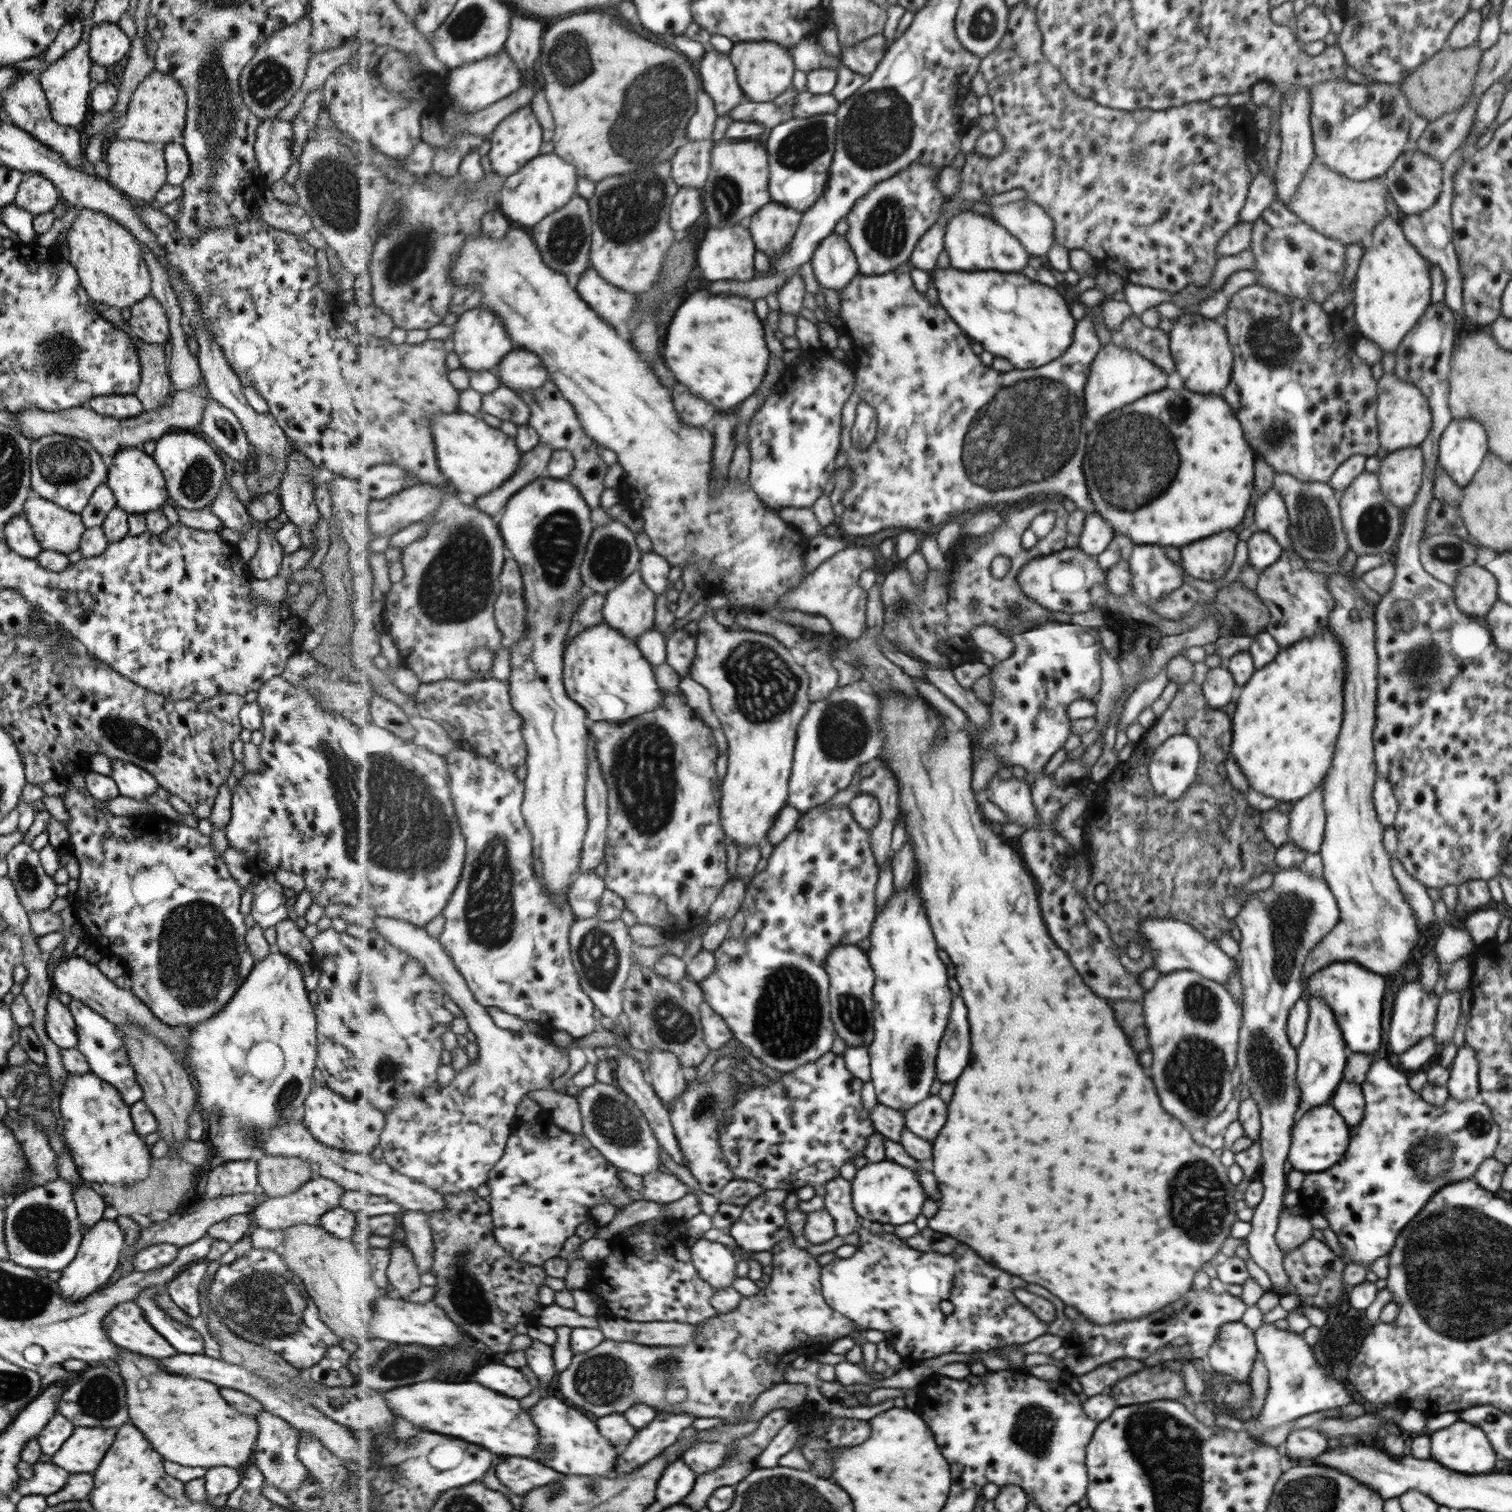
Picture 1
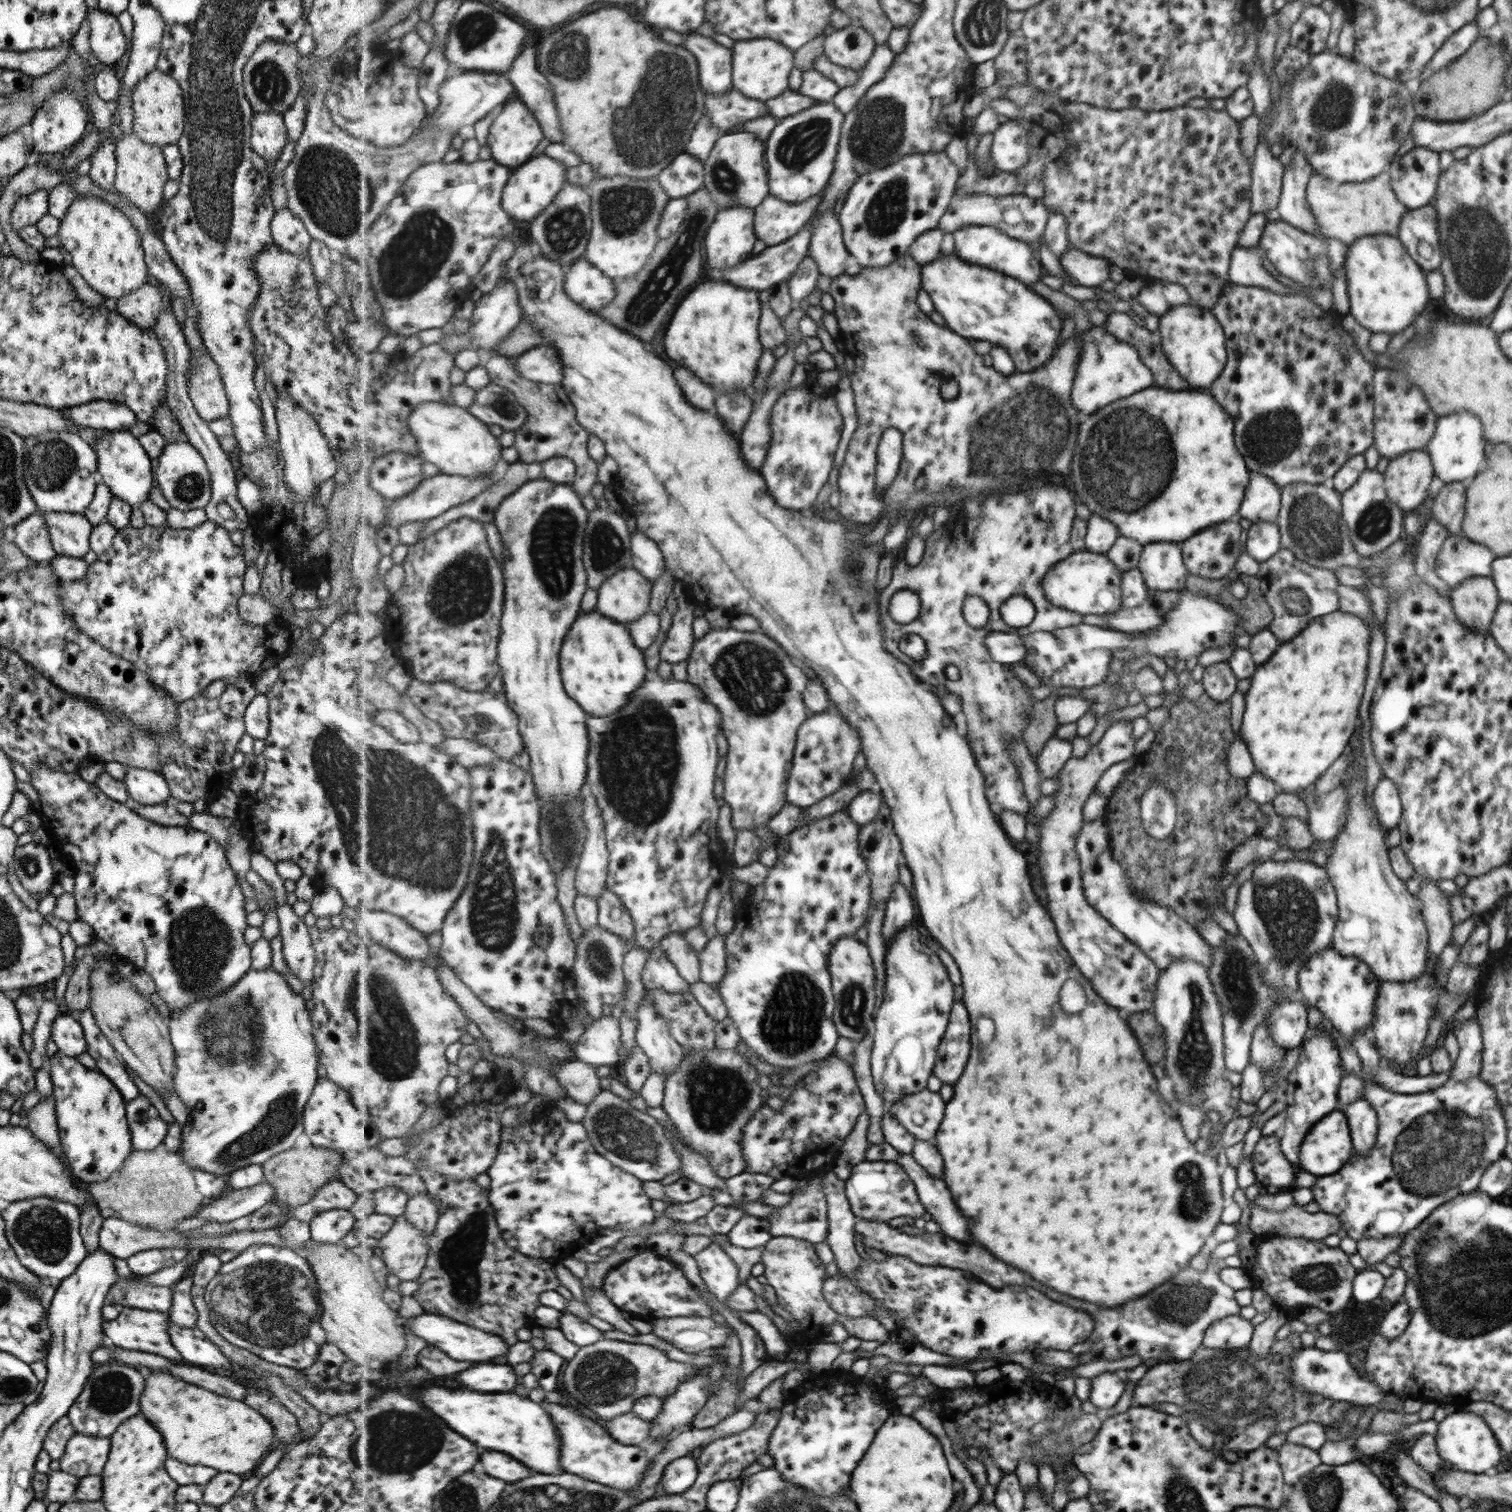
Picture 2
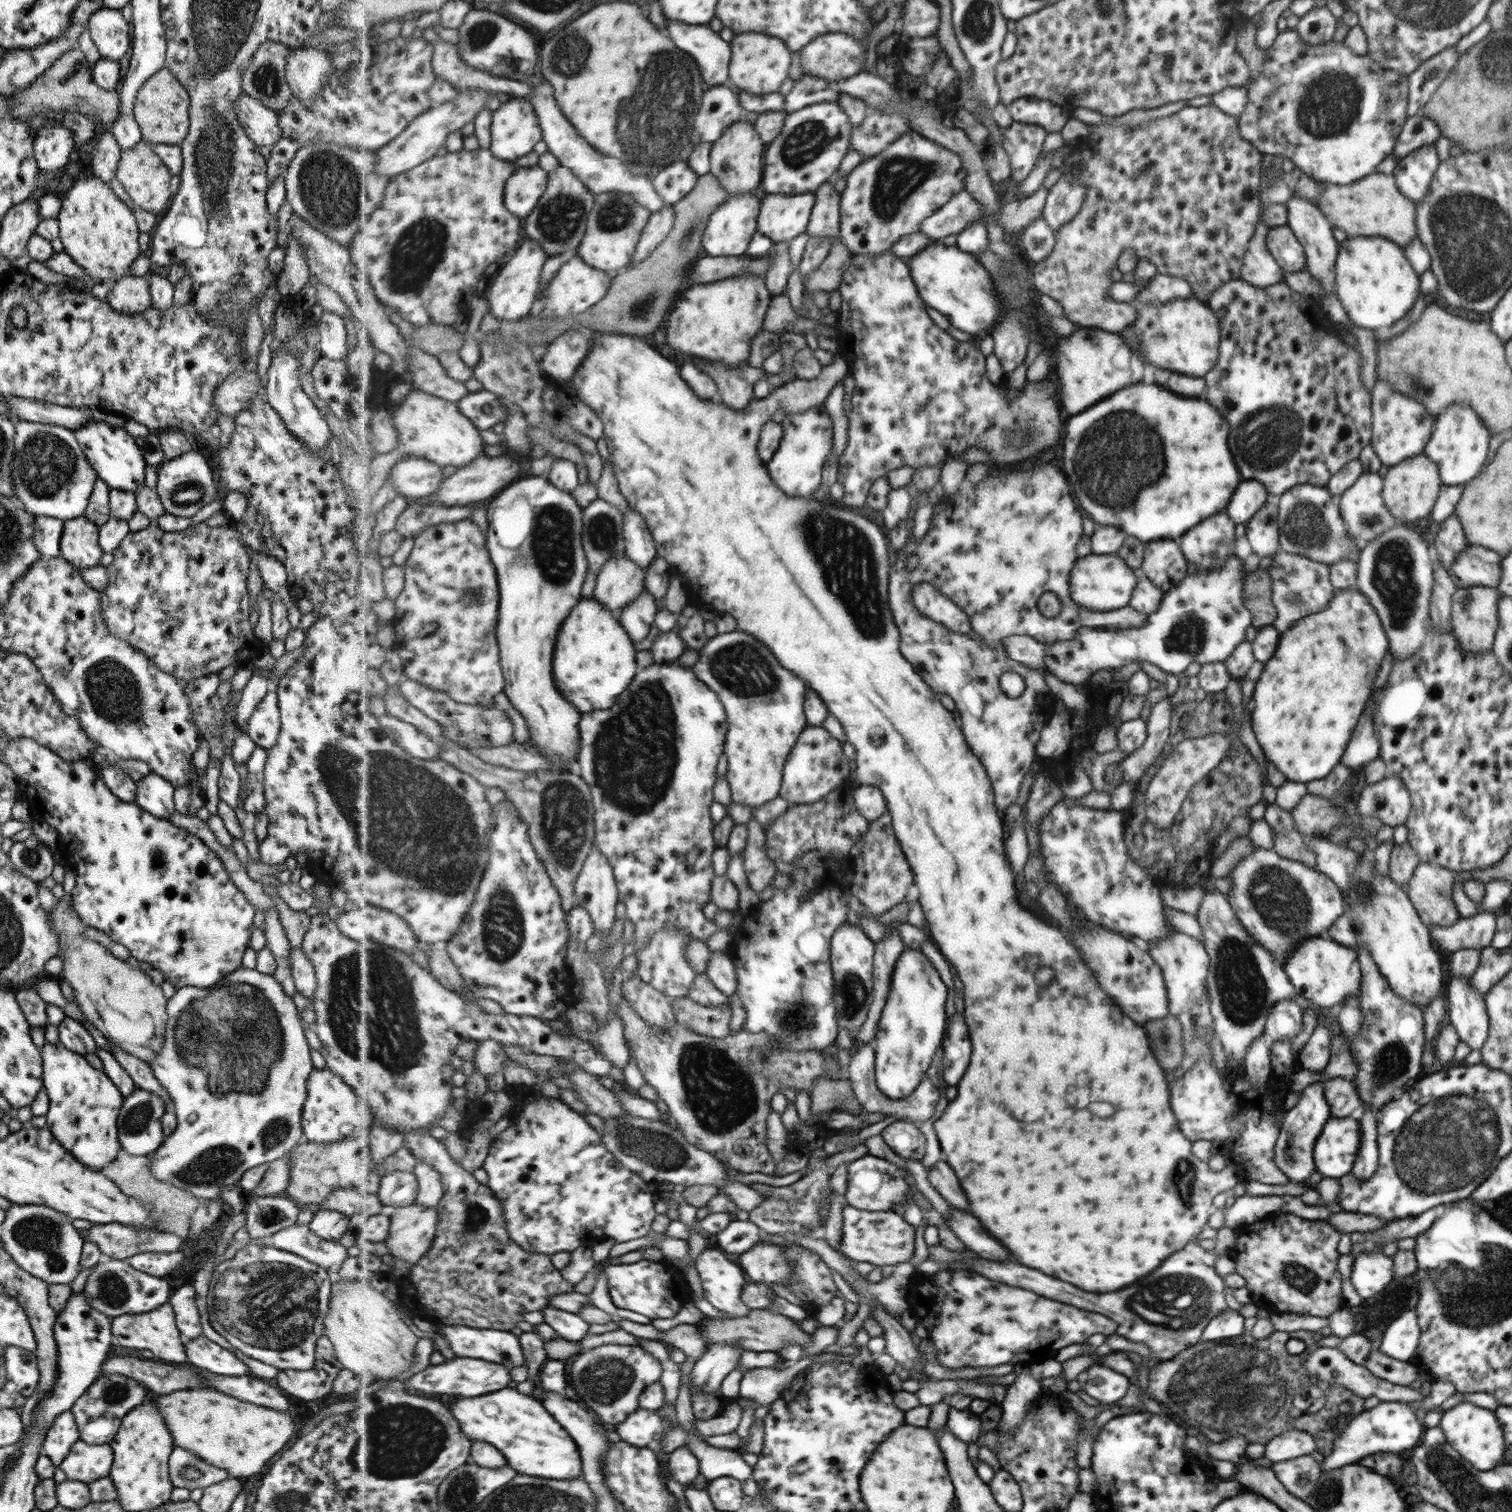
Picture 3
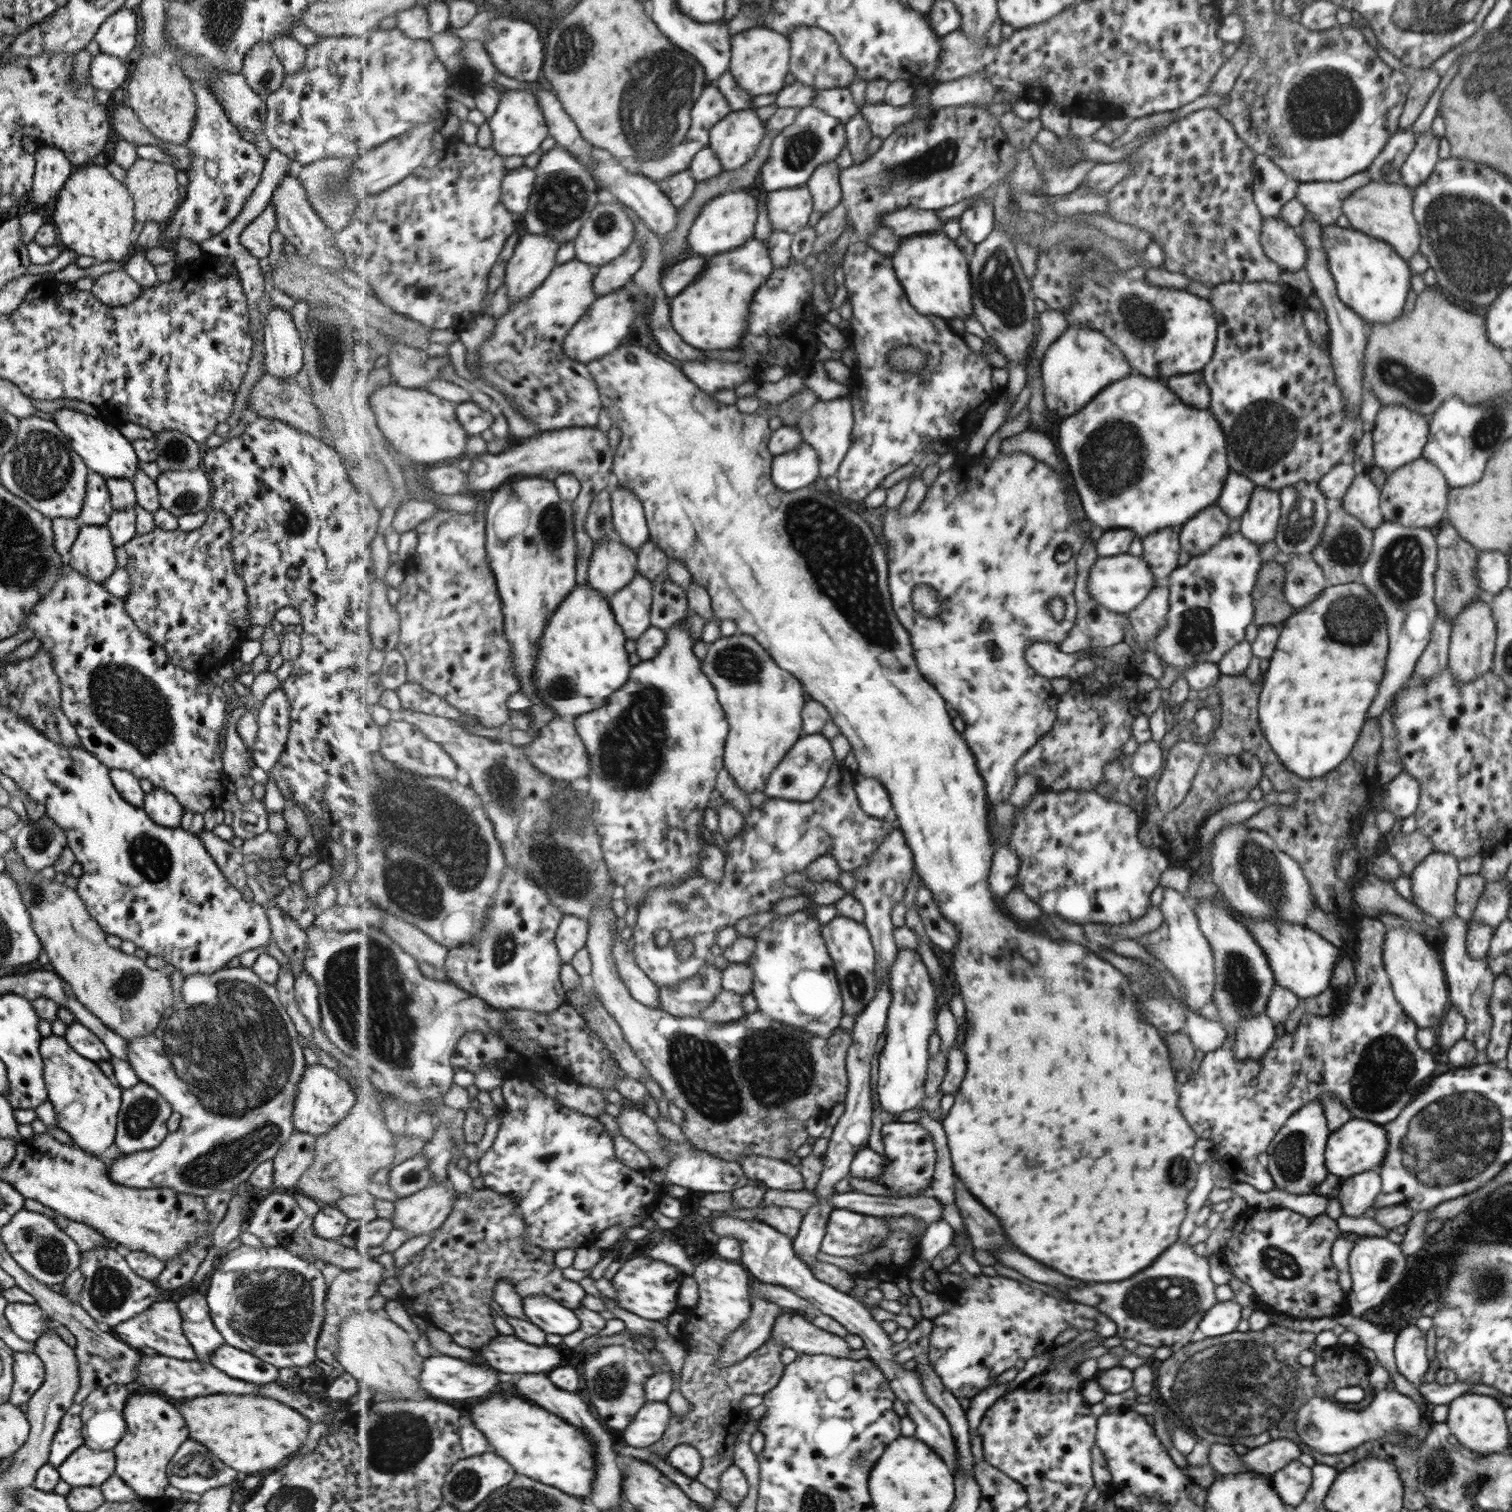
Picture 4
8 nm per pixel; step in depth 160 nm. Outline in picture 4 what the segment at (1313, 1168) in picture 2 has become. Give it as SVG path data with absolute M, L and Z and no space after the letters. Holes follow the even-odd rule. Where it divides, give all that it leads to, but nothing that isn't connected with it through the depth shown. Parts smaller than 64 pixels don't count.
M1350 1118L1337 1130L1329 1133L1323 1153L1325 1168L1329 1174L1341 1179L1353 1177L1354 1174L1366 1170L1379 1172L1387 1156L1387 1144L1387 1134L1383 1126L1367 1119Z

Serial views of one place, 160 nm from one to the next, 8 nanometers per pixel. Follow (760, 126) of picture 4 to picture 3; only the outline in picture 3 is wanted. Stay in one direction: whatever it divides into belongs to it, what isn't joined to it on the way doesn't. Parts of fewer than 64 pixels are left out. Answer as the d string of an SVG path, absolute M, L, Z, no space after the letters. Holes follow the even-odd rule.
M746 120L736 122L724 130L722 137L713 143L710 173L718 178L730 196L753 192L762 184L766 150L767 144L754 124Z

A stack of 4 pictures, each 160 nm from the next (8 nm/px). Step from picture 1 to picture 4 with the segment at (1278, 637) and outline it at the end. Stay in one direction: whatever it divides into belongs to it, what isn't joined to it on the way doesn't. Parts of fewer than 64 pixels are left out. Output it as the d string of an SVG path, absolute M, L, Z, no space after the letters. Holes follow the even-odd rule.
M1295 554L1289 555L1282 565L1284 570L1284 599L1293 612L1307 606L1328 585L1321 567L1311 558L1301 560Z

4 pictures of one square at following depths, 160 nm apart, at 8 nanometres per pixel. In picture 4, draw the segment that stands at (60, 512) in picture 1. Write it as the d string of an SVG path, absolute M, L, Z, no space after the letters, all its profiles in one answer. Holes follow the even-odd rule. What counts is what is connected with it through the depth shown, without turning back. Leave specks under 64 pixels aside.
M80 525L65 558L73 570L100 585L116 567L114 546L104 525Z

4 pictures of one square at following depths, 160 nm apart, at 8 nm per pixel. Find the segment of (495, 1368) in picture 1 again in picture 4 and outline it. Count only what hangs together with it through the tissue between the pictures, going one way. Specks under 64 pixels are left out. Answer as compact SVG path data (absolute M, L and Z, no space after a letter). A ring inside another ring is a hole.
M432 1353L431 1356L424 1359L422 1386L435 1398L445 1398L445 1400L479 1398L479 1396L493 1392L499 1386L499 1372L495 1368L489 1368L489 1366L489 1364L483 1366L459 1358Z

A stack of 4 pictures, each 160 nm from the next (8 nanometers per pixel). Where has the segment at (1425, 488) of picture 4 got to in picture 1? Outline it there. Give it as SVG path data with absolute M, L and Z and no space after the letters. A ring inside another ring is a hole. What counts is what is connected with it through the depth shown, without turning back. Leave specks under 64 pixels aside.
M1410 447L1388 451L1379 464L1377 475L1381 494L1400 509L1413 504L1421 486L1421 449Z

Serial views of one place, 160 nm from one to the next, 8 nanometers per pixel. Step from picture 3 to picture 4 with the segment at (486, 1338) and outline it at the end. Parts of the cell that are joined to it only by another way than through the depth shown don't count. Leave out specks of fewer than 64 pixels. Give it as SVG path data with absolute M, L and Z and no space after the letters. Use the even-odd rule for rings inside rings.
M516 1335L499 1336L489 1346L473 1350L490 1366L511 1374L539 1372L549 1374L549 1368L561 1366L568 1355L561 1347L531 1345Z

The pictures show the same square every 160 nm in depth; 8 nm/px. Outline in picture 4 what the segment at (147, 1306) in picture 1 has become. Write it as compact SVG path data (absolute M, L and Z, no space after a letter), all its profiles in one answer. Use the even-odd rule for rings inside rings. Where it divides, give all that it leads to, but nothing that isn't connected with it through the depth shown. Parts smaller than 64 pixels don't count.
M228 1345L219 1346L217 1350L213 1350L213 1354L208 1358L208 1363L215 1366L217 1370L225 1372L227 1376L245 1380L245 1382L267 1384L277 1378L275 1366L269 1366L269 1364L257 1360L254 1355Z

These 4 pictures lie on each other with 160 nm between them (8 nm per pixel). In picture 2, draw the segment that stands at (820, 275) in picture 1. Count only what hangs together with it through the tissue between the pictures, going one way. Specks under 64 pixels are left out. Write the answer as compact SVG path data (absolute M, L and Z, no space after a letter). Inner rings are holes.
M832 210L822 212L814 221L810 246L810 255L819 265L821 274L833 279L845 274L849 254L842 222Z

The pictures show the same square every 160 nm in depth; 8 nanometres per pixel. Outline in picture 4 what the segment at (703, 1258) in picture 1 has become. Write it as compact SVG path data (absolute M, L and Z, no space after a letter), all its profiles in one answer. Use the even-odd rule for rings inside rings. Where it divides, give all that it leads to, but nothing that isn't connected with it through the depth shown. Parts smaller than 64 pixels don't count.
M711 1256L711 1260L704 1258L697 1262L693 1275L699 1283L700 1301L694 1310L689 1310L689 1322L683 1324L679 1337L683 1346L689 1346L681 1372L680 1392L690 1402L690 1411L685 1417L673 1416L663 1438L649 1450L657 1457L665 1458L679 1445L695 1446L703 1461L698 1479L707 1488L718 1492L722 1474L735 1462L737 1434L741 1432L741 1426L751 1419L748 1409L743 1407L743 1398L747 1394L764 1396L779 1385L786 1373L781 1352L787 1347L771 1339L745 1360L733 1366L718 1366L718 1358L727 1348L731 1334L742 1328L753 1313L751 1274L733 1261Z

